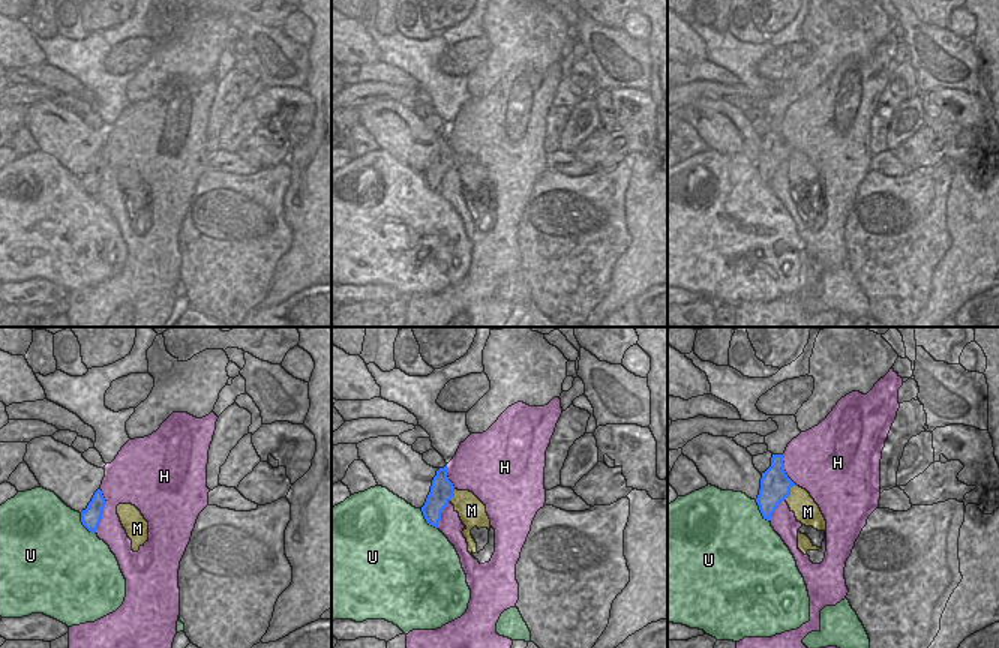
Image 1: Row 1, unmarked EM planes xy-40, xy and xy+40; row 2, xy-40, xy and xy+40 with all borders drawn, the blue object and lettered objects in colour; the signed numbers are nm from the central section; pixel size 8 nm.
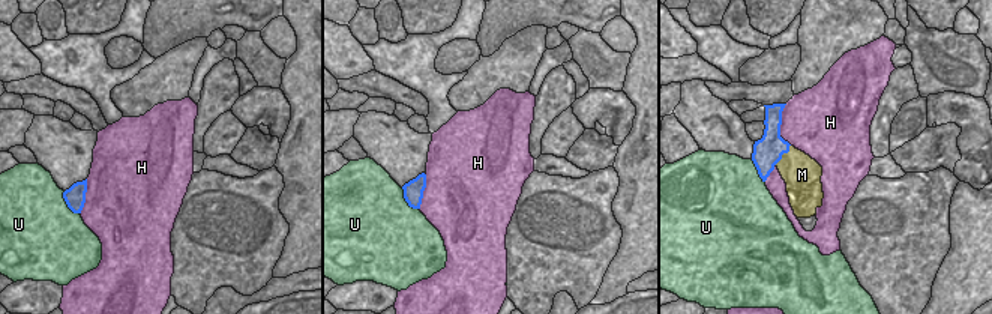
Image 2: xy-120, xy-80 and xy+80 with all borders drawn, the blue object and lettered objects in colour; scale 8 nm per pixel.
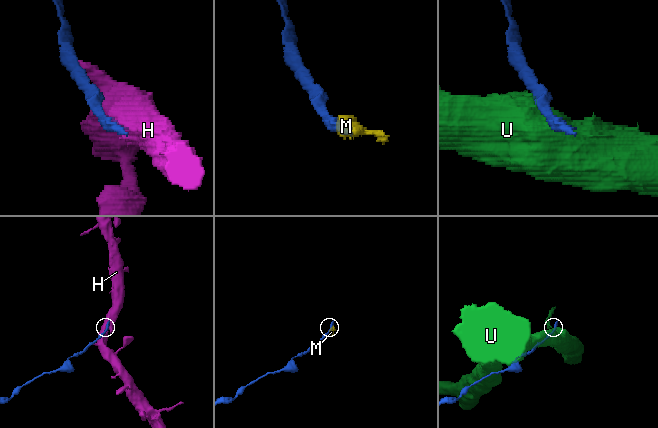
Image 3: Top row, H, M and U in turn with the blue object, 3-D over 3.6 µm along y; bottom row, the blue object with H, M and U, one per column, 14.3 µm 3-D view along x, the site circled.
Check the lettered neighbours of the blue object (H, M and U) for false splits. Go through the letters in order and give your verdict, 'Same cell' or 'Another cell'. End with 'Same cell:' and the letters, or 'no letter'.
H: Another cell
M: Another cell
U: Another cell
Same cell: no letter

